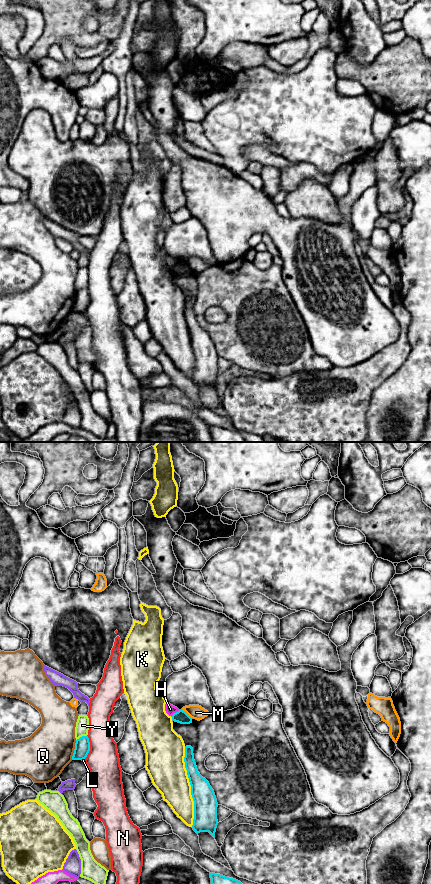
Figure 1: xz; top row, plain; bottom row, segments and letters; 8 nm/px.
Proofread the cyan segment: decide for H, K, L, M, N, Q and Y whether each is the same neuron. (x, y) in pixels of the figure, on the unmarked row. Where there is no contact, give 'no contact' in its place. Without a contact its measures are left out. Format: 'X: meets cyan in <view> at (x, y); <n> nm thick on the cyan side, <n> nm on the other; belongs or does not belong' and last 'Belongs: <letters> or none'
H: meets cyan in xz at (176, 264); 100 nm thick on the cyan side, 80 nm on the other; does not belong
K: meets cyan in xz at (191, 339); 190 nm thick on the cyan side, 300 nm on the other; does not belong
L: meets cyan in xz at (83, 310); 130 nm thick on the cyan side, 20 nm on the other; does not belong
M: meets cyan in xz at (187, 266); 100 nm thick on the cyan side, 110 nm on the other; does not belong
N: meets cyan in xz at (89, 298); 130 nm thick on the cyan side, 260 nm on the other; does not belong
Q: meets cyan in xz at (74, 302); 130 nm thick on the cyan side, 380 nm on the other; does not belong
Y: meets cyan in xz at (82, 288); 130 nm thick on the cyan side, 110 nm on the other; does not belong
Belongs: none

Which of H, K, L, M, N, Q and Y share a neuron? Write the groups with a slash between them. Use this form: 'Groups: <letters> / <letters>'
Groups: H / K / L / M / N / Q / Y

